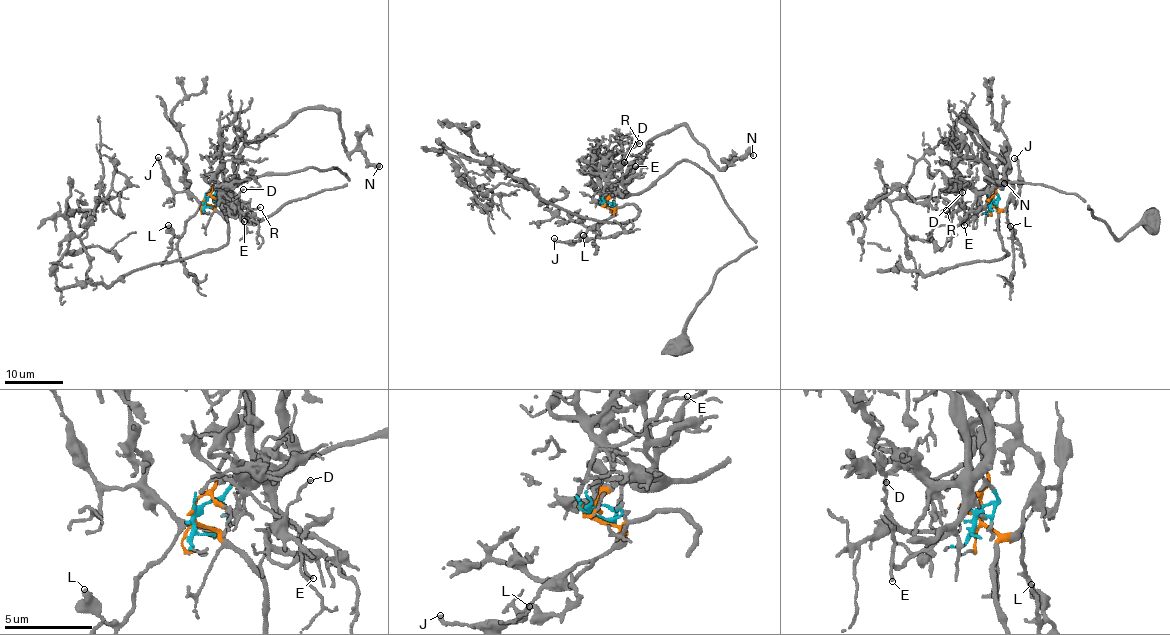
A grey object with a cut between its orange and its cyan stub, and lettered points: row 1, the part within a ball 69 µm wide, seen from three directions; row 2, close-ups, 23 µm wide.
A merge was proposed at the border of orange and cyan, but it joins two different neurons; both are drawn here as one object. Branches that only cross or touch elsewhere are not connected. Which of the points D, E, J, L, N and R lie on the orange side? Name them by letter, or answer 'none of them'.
J, L

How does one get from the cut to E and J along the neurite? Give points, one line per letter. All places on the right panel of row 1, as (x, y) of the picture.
E: (991, 202), (998, 197), (990, 189), (988, 202), (965, 219), (963, 225)
J: (991, 202), (1004, 209), (1020, 189), (1018, 162), (1014, 157)

